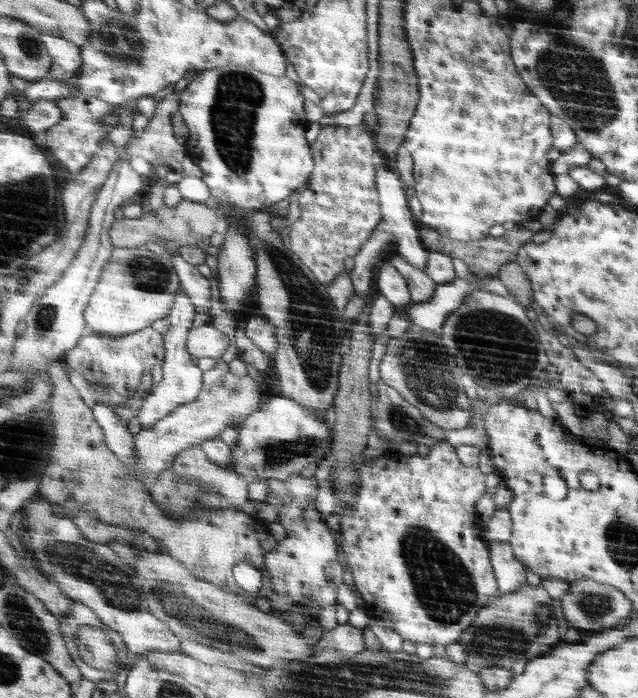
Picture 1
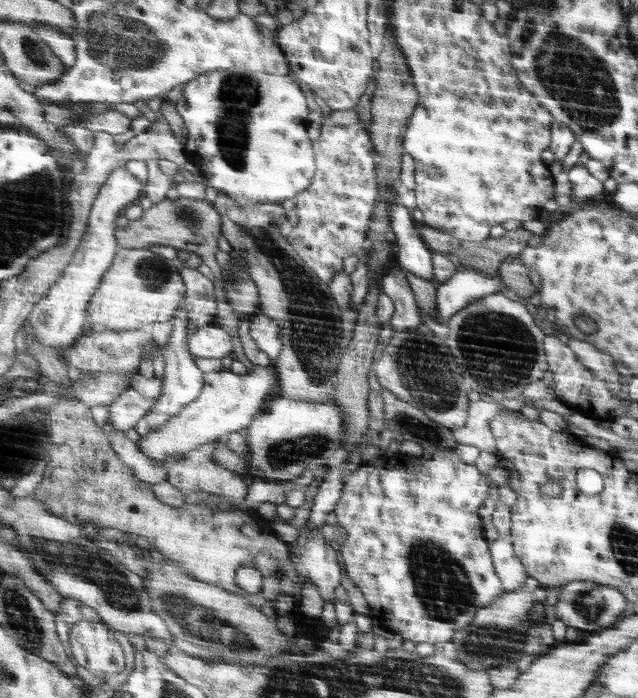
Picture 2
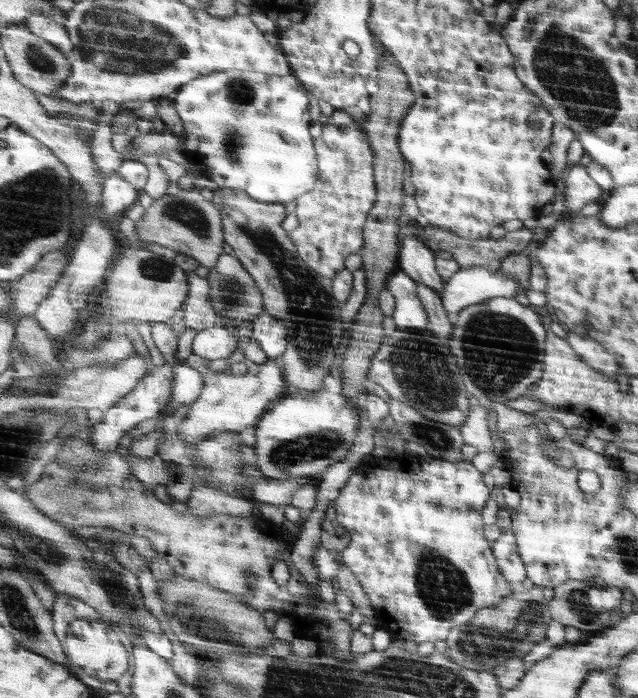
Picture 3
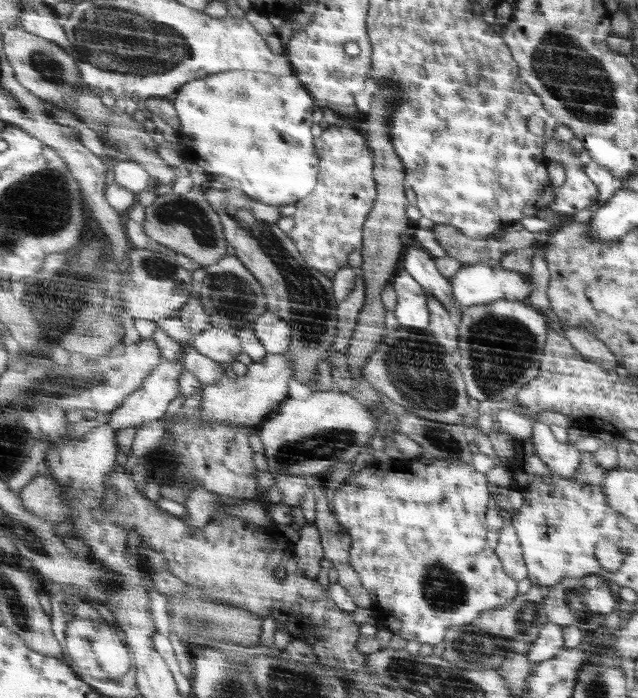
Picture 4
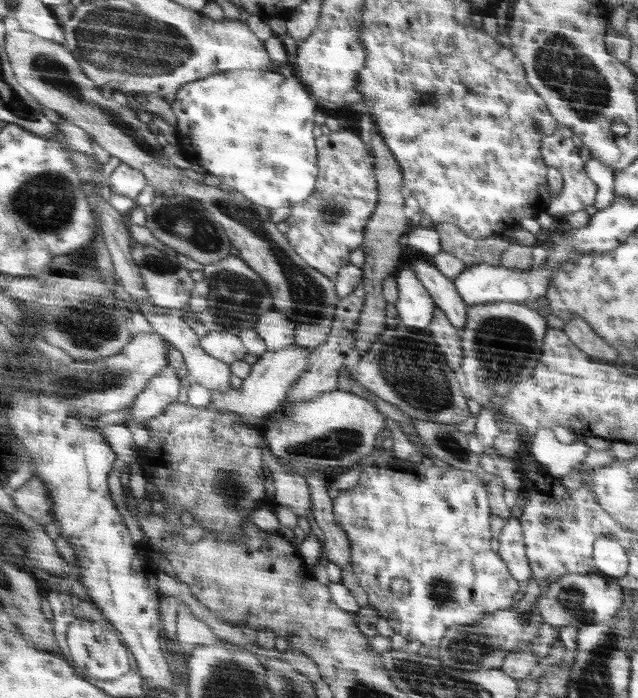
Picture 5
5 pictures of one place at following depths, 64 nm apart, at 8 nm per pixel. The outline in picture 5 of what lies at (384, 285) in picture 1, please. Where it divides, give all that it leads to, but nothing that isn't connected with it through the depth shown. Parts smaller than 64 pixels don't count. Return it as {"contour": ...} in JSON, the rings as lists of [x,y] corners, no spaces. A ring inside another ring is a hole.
{"contour":[[[406,264],[395,276],[399,293],[396,310],[403,327],[427,329],[434,317],[436,306],[424,286],[415,278],[411,268]]]}

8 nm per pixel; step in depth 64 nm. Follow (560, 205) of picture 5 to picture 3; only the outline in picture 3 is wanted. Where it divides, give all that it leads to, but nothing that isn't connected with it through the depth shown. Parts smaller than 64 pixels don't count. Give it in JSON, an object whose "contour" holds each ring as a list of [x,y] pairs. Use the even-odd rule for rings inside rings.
{"contour":[[[572,164],[564,183],[566,214],[578,213],[583,206],[594,203],[598,196],[602,196],[600,186],[586,174],[582,165]]]}

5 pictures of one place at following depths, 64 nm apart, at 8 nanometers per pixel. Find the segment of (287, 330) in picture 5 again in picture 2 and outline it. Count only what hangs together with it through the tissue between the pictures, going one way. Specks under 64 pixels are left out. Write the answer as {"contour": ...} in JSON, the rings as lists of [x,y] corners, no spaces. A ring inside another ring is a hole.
{"contour":[[[261,314],[252,316],[249,322],[249,336],[254,340],[256,347],[268,354],[272,360],[278,358],[282,342],[276,322]]]}

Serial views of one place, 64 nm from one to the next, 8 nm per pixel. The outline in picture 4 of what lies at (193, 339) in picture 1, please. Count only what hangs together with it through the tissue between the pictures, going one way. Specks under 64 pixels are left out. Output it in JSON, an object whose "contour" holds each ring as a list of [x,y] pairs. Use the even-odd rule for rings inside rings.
{"contour":[[[210,328],[196,336],[195,348],[204,356],[218,363],[233,363],[242,352],[241,343],[234,332],[228,333],[218,328]]]}

